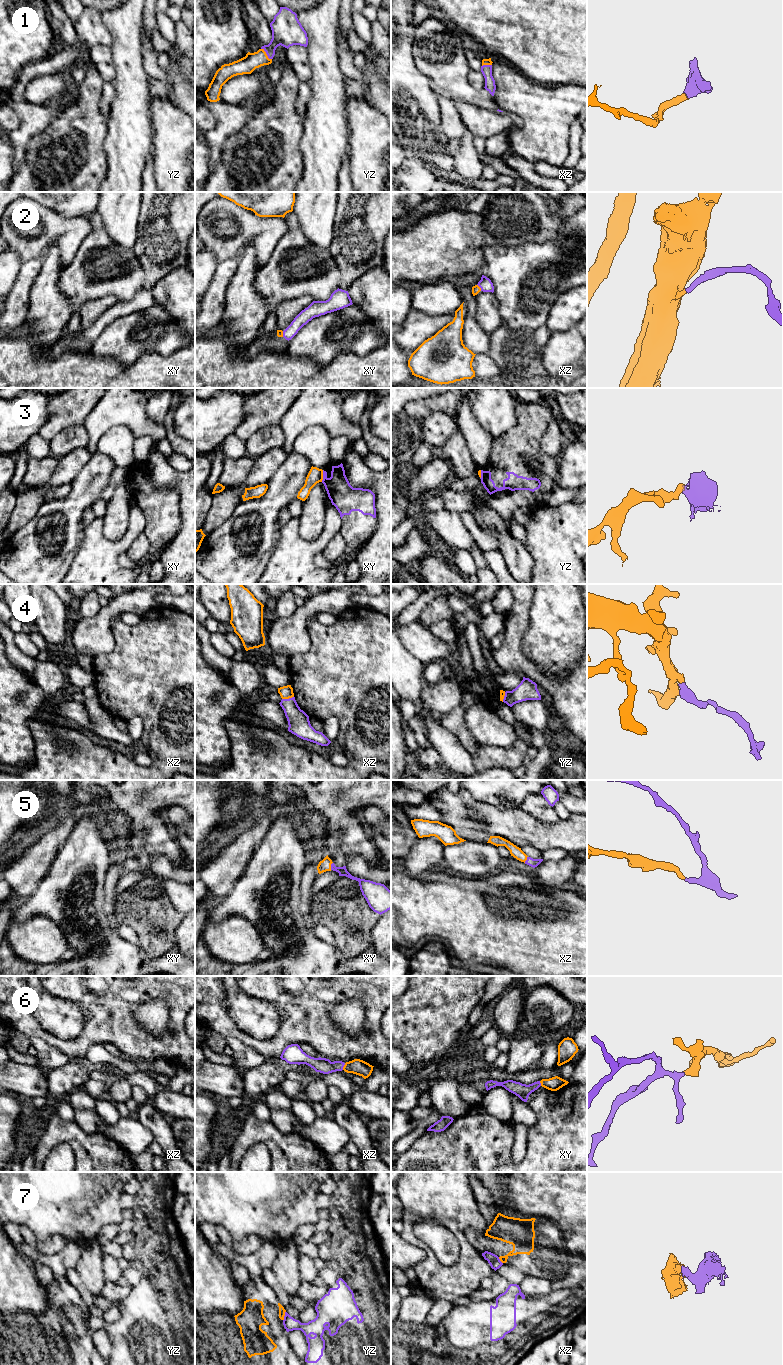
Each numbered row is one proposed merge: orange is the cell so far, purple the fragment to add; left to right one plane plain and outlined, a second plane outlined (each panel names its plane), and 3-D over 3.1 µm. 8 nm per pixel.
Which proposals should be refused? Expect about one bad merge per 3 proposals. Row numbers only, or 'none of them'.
3, 7

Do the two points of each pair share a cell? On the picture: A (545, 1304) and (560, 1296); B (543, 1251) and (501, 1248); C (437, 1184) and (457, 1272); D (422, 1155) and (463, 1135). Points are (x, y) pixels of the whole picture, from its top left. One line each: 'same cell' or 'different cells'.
A: same cell
B: same cell
C: same cell
D: same cell

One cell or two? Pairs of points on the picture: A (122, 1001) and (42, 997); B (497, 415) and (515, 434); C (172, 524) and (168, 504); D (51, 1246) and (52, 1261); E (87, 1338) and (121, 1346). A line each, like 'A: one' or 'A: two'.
A: two
B: two
C: one
D: two
E: two

